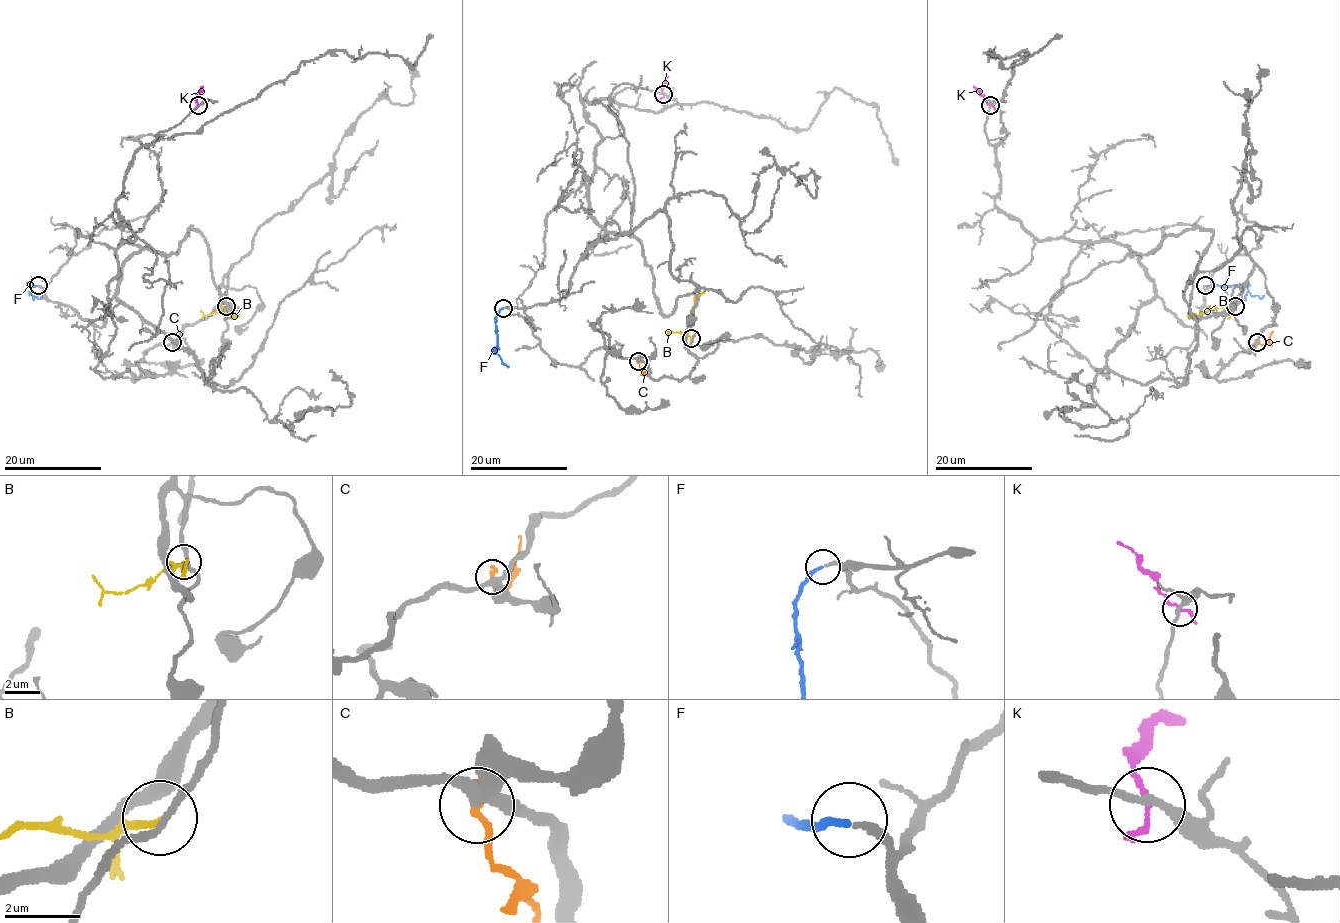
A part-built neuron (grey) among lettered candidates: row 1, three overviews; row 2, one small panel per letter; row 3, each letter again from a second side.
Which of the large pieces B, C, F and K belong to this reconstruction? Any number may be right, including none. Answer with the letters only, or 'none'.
F

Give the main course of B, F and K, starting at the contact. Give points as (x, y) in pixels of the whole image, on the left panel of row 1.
B: (226, 306), (221, 309), (239, 316)
F: (37, 286), (31, 284), (30, 293), (39, 299), (43, 295)
K: (198, 106), (197, 95), (203, 86)

